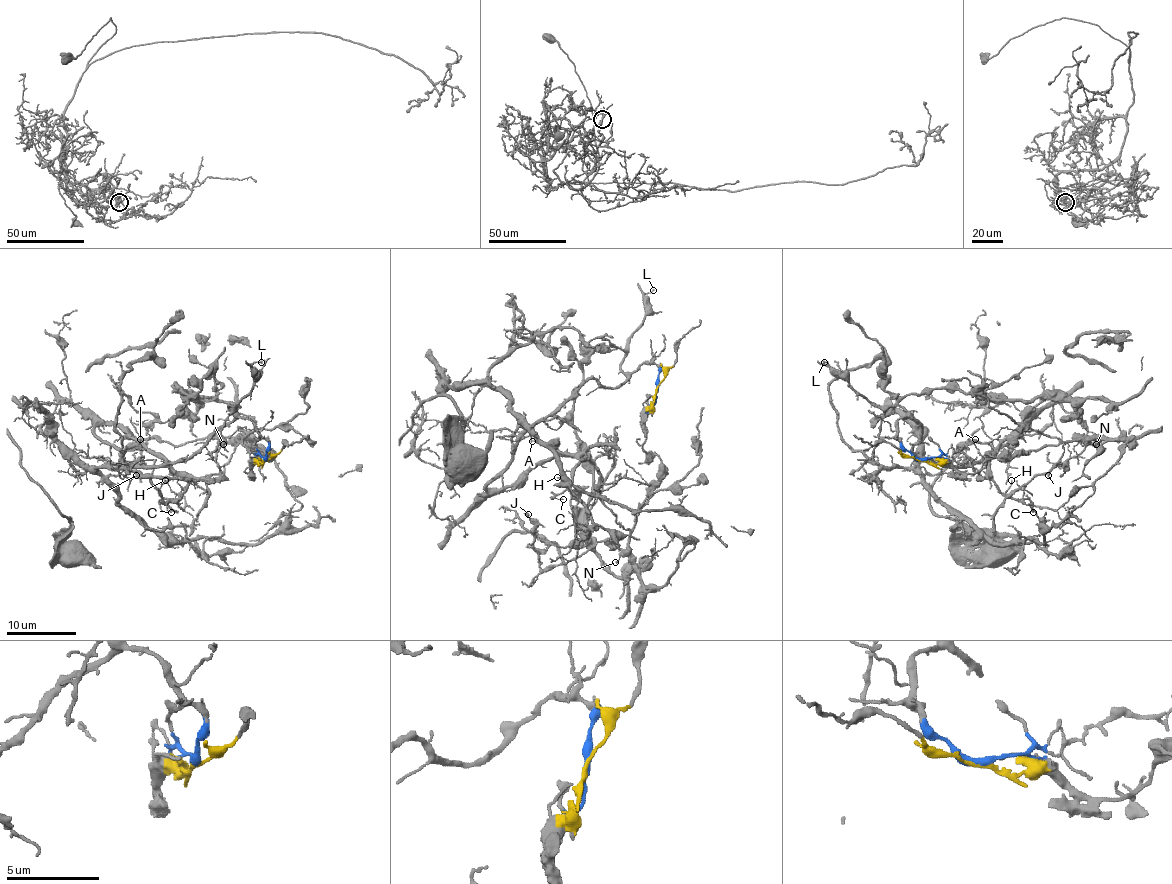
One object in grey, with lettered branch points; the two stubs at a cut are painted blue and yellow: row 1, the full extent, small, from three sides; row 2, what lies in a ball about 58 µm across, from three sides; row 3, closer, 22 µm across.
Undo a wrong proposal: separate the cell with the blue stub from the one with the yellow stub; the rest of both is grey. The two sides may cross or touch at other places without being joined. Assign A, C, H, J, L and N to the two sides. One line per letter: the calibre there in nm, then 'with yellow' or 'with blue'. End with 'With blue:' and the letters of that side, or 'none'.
A: 140 nm thick; with blue
C: 100 nm thick; with blue
H: 100 nm thick; with blue
J: 130 nm thick; with yellow
L: 150 nm thick; with blue
N: 120 nm thick; with yellow
With blue: A, C, H, L

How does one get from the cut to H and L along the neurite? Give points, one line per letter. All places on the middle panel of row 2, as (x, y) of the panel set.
H: (656, 388), (650, 364), (612, 388), (579, 386), (487, 490), (574, 455), (556, 478)
L: (656, 388), (660, 367), (655, 364), (631, 372), (620, 367), (627, 338), (643, 322), (644, 294), (653, 289)

